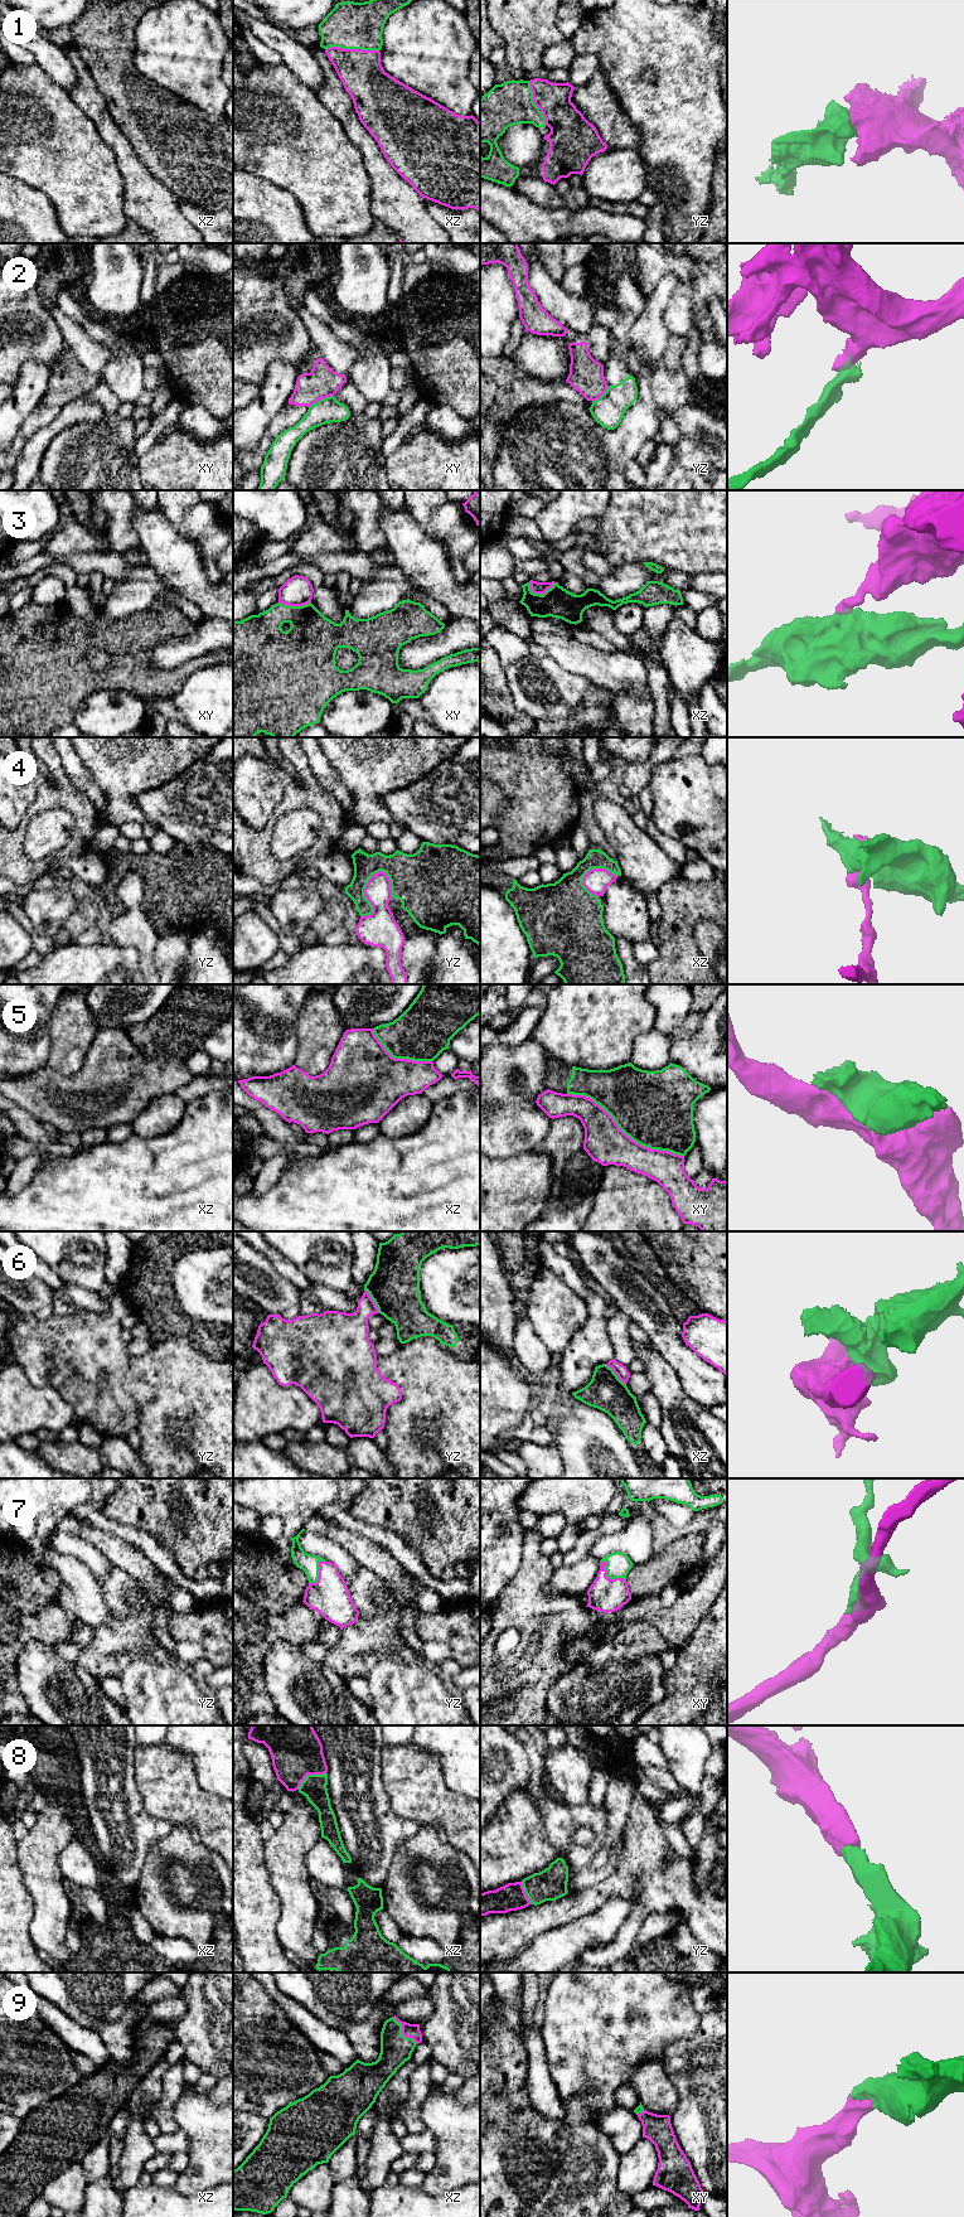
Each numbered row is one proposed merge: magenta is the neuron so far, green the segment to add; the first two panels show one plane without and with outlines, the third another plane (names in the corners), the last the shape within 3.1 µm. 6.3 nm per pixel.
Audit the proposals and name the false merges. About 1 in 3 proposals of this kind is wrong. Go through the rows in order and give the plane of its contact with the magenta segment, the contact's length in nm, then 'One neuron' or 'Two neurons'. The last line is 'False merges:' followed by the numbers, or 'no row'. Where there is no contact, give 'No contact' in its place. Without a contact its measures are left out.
1: Touches magenta in xz. Shared border 340 nm. One neuron
2: Touches magenta in xy. Shared border 180 nm. Two neurons
3: Touches magenta in xz. Shared border 180 nm. Two neurons
4: Touches magenta in yz. Shared border 340 nm. Two neurons
5: Touches magenta in xy. Shared border 850 nm. Two neurons
6: Touches magenta in yz. Shared border 180 nm. Two neurons
7: Touches magenta in xy. Shared border 200 nm. One neuron
8: Touches magenta in xz. Shared border 220 nm. One neuron
9: Touches magenta in xz. Shared border 220 nm. One neuron
False merges: 2, 3, 4, 5, 6

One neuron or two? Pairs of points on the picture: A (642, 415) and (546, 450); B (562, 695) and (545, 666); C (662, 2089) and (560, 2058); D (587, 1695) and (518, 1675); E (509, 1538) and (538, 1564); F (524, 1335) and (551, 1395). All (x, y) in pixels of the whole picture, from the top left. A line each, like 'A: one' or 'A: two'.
A: one
B: one
C: two
D: two
E: two
F: two

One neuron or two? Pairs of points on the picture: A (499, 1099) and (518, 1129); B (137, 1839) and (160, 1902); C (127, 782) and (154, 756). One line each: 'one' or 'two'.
A: one
B: two
C: one

